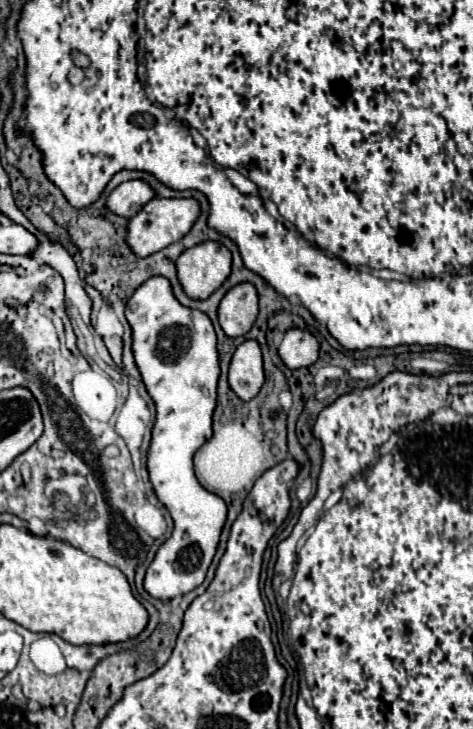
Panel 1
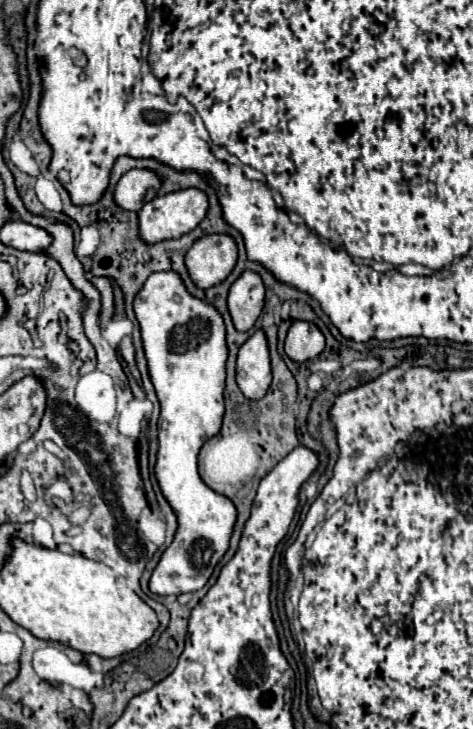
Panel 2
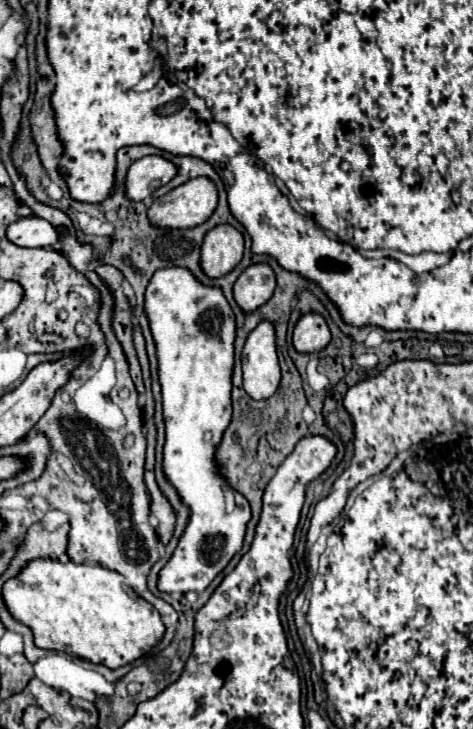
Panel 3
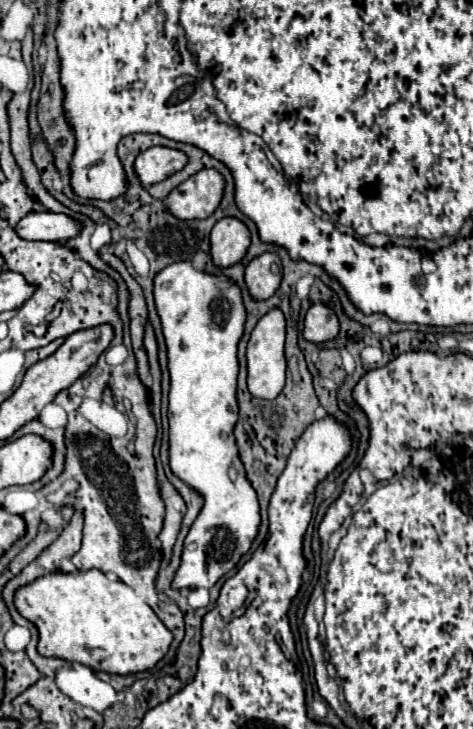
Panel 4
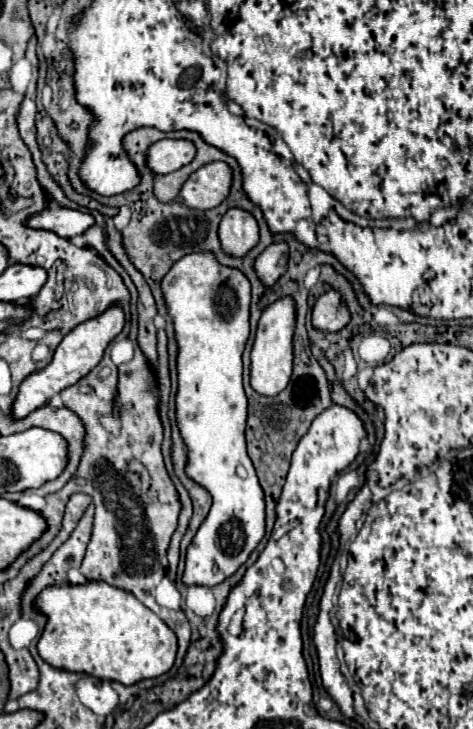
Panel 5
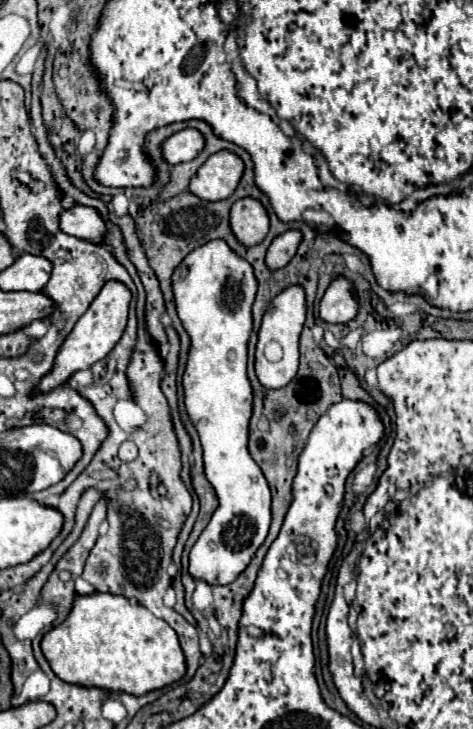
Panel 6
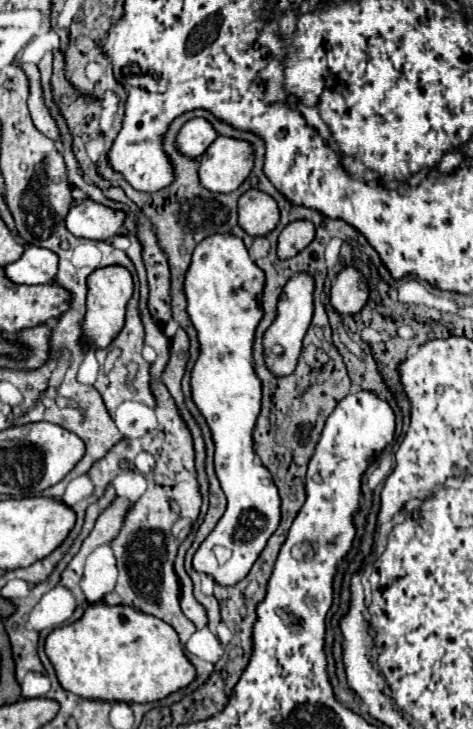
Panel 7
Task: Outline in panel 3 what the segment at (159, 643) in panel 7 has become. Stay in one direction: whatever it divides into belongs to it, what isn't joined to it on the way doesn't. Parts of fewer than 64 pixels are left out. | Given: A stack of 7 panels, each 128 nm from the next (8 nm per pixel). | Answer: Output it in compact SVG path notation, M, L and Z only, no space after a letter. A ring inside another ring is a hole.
M32 560L28 566L2 588L4 602L10 614L32 628L34 642L38 648L66 652L76 658L84 658L92 664L102 664L106 668L120 668L150 652L164 636L164 624L158 610L140 598L114 570L98 564L62 564L58 560Z

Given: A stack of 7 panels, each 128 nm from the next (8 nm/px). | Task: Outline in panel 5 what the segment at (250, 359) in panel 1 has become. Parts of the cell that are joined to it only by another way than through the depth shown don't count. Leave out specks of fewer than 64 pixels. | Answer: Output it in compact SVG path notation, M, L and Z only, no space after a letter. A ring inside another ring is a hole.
M290 296L276 300L270 304L264 314L260 316L256 340L252 346L252 372L250 372L250 384L258 394L264 396L276 396L282 392L290 378L292 378L292 366L294 366L294 350L292 350L292 338L296 330L296 304Z

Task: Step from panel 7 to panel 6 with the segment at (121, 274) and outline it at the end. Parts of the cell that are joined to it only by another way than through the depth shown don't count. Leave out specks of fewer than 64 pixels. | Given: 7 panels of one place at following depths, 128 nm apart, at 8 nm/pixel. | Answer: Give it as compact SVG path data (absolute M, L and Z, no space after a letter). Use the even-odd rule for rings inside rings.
M108 280L100 294L94 298L94 302L90 304L90 308L84 312L84 316L76 322L74 330L68 334L68 338L64 340L62 348L56 354L56 364L50 370L48 376L44 376L38 384L38 392L48 392L60 384L64 384L74 372L84 370L88 366L92 366L94 362L102 360L120 340L124 328L126 328L126 320L128 320L128 306L130 306L130 288L118 280Z

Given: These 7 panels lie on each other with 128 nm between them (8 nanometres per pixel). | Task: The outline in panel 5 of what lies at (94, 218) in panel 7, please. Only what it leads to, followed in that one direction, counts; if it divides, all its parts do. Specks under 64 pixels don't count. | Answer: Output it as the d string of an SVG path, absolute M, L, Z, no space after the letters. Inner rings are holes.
M46 208L28 218L28 226L52 230L62 238L74 238L84 234L90 226L94 226L94 218L88 212L72 210L72 208Z

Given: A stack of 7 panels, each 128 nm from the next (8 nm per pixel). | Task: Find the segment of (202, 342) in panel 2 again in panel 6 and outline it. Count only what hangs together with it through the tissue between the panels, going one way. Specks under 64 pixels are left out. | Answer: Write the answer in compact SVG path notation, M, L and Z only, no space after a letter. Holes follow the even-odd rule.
M210 240L182 260L172 274L172 286L178 316L192 340L184 372L184 404L200 434L206 478L220 500L210 524L190 552L188 572L208 584L230 584L246 570L266 540L272 522L270 486L248 452L252 386L246 374L246 348L258 280L252 266L224 240Z

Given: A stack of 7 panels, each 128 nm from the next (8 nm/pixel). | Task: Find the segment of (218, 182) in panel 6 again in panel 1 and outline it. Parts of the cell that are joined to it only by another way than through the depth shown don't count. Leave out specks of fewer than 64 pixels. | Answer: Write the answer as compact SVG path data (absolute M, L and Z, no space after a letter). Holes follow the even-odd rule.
M152 198L130 222L128 222L128 246L138 256L150 256L172 242L186 236L192 224L200 216L200 204L194 198Z

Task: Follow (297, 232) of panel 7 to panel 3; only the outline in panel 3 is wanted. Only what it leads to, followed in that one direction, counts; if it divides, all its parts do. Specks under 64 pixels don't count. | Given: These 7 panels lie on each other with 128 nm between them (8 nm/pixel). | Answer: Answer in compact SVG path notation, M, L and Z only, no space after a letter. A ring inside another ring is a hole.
M266 262L248 266L234 284L234 298L244 312L252 312L268 302L276 288L276 274Z

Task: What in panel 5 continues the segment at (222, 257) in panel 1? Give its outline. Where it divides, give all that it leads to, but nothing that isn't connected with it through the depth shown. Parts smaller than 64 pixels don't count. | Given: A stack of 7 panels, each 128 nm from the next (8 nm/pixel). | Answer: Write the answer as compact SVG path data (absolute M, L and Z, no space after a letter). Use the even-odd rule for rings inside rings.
M230 208L220 222L218 236L224 252L232 256L244 256L258 244L260 228L250 212L242 208Z

